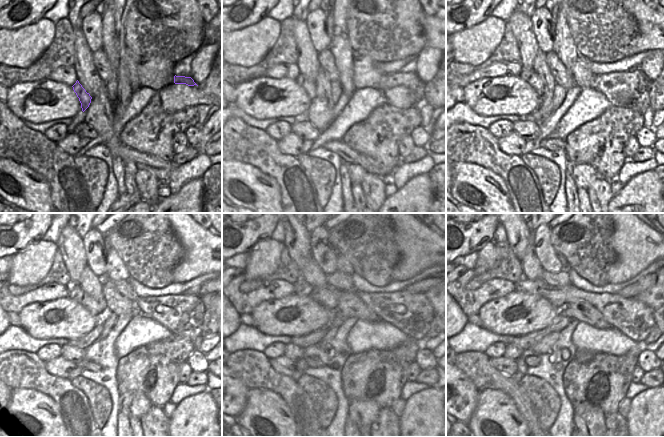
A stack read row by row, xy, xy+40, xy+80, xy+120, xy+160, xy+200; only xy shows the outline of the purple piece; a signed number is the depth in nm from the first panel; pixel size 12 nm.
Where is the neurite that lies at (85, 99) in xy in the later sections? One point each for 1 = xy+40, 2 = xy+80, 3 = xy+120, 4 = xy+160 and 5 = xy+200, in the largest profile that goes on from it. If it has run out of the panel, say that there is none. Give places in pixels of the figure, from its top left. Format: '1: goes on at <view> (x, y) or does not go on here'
1: goes on at xy+40 (310, 87)
2: goes on at xy+80 (533, 79)
3: goes on at xy+120 (86, 301)
4: goes on at xy+160 (328, 297)
5: goes on at xy+200 (632, 317)

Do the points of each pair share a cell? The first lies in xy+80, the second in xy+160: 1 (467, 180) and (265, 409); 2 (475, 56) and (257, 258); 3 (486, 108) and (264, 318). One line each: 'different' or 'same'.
1: same
2: same
3: same

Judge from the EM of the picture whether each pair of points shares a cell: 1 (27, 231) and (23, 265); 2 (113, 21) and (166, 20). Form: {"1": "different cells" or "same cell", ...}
{"1": "different cells", "2": "different cells"}

